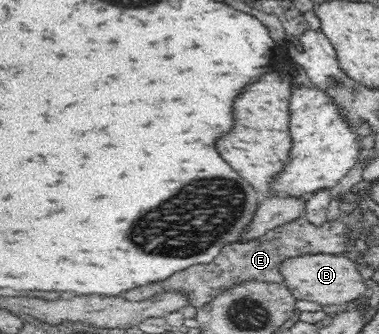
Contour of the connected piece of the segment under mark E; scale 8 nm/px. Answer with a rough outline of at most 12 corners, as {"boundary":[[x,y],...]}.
{"boundary":[[305,217],[229,245],[168,280],[199,308],[247,283],[284,283],[283,261],[351,249],[355,228]]}

